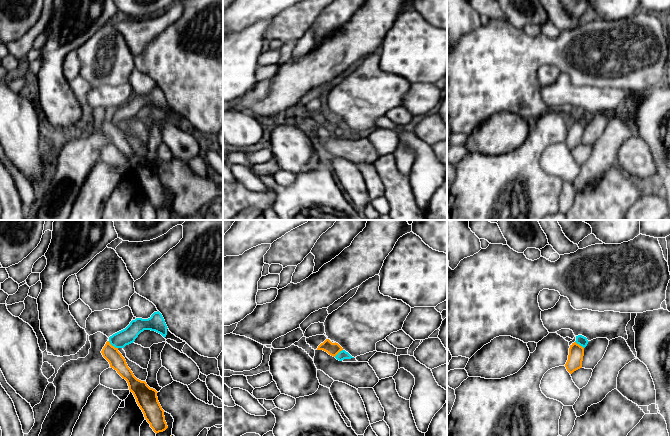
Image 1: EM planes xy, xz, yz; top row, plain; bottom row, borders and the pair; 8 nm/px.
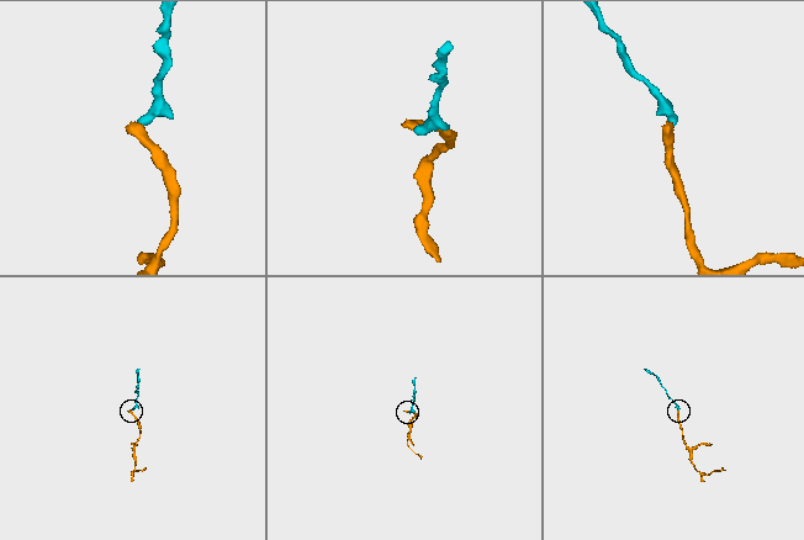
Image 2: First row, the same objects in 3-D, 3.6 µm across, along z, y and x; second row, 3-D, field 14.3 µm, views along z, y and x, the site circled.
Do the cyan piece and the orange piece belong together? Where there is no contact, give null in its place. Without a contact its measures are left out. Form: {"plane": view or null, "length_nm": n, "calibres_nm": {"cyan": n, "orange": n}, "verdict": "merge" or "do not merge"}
{"plane": "xy", "length_nm": 100, "calibres_nm": {"cyan": 130, "orange": 120}, "verdict": "do not merge"}

